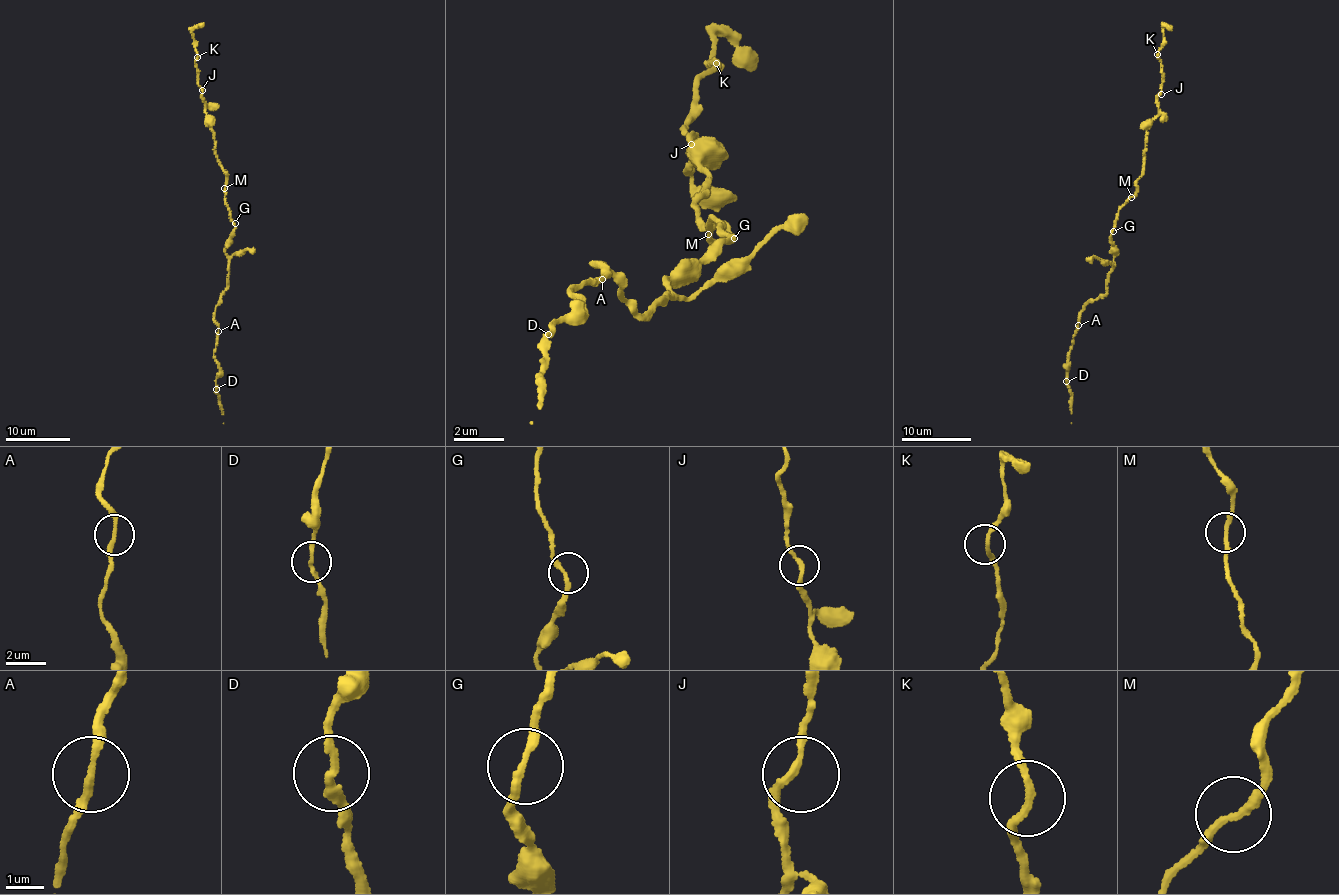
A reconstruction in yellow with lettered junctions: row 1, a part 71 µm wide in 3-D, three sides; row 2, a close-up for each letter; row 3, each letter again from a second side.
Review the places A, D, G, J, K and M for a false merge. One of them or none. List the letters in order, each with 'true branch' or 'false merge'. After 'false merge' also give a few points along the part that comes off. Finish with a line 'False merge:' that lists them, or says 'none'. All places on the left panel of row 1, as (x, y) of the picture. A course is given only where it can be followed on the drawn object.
A: true branch
D: true branch
G: true branch
J: true branch
K: true branch
M: true branch
False merge: none

